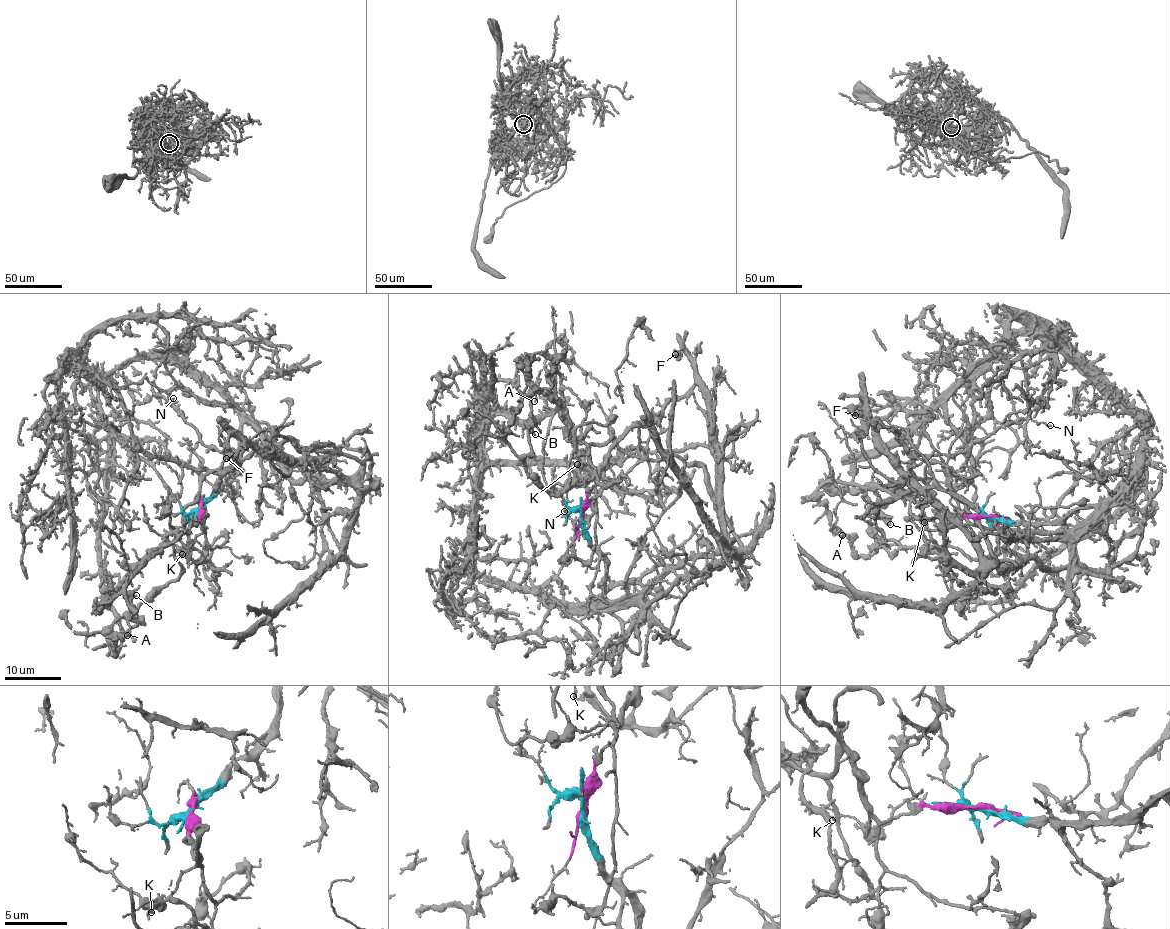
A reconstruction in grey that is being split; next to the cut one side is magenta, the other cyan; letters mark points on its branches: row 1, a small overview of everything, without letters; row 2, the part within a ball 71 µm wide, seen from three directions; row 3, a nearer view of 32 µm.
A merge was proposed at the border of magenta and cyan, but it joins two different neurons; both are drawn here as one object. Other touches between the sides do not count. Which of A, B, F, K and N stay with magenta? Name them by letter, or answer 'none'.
A, B, F, K, N

